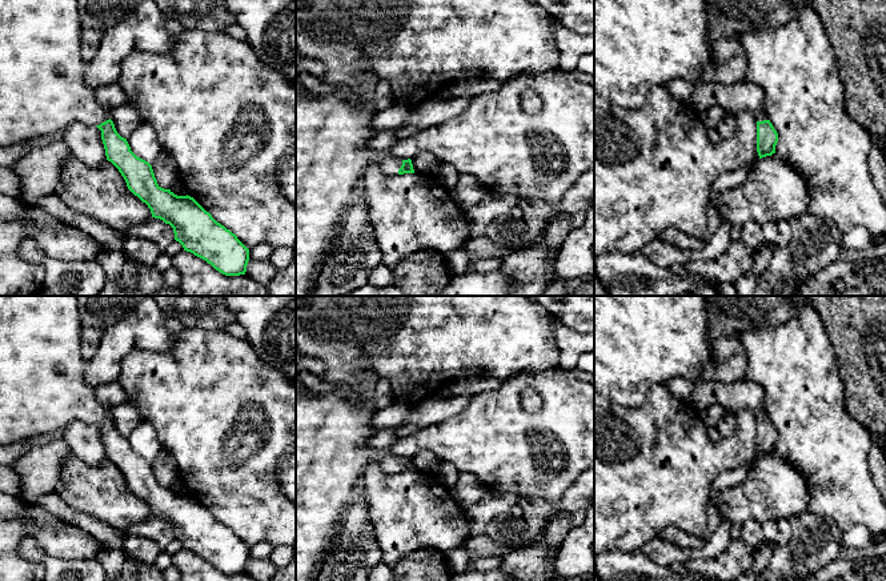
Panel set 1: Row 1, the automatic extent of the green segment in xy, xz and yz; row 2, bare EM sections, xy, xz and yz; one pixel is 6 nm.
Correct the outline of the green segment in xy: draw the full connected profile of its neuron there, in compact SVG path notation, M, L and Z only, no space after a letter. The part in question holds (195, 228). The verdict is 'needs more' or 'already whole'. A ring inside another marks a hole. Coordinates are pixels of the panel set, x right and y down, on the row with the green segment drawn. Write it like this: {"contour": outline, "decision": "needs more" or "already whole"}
{"contour": "M0 0L0 147L37 143L44 137L60 136L73 121L97 127L101 131L107 160L119 169L128 189L148 205L152 217L173 228L175 240L184 251L205 260L225 276L245 275L249 249L193 197L177 196L171 189L161 188L152 165L131 151L127 139L117 133L109 111L97 104L95 89L88 87L84 79L87 64L81 57L81 33L77 0Z", "decision": "needs more"}

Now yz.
{"contour": "M763 108L754 112L757 120L757 152L759 159L775 153L778 133L770 123Z", "decision": "needs more"}

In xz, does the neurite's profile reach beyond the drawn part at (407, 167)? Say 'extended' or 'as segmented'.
extended

